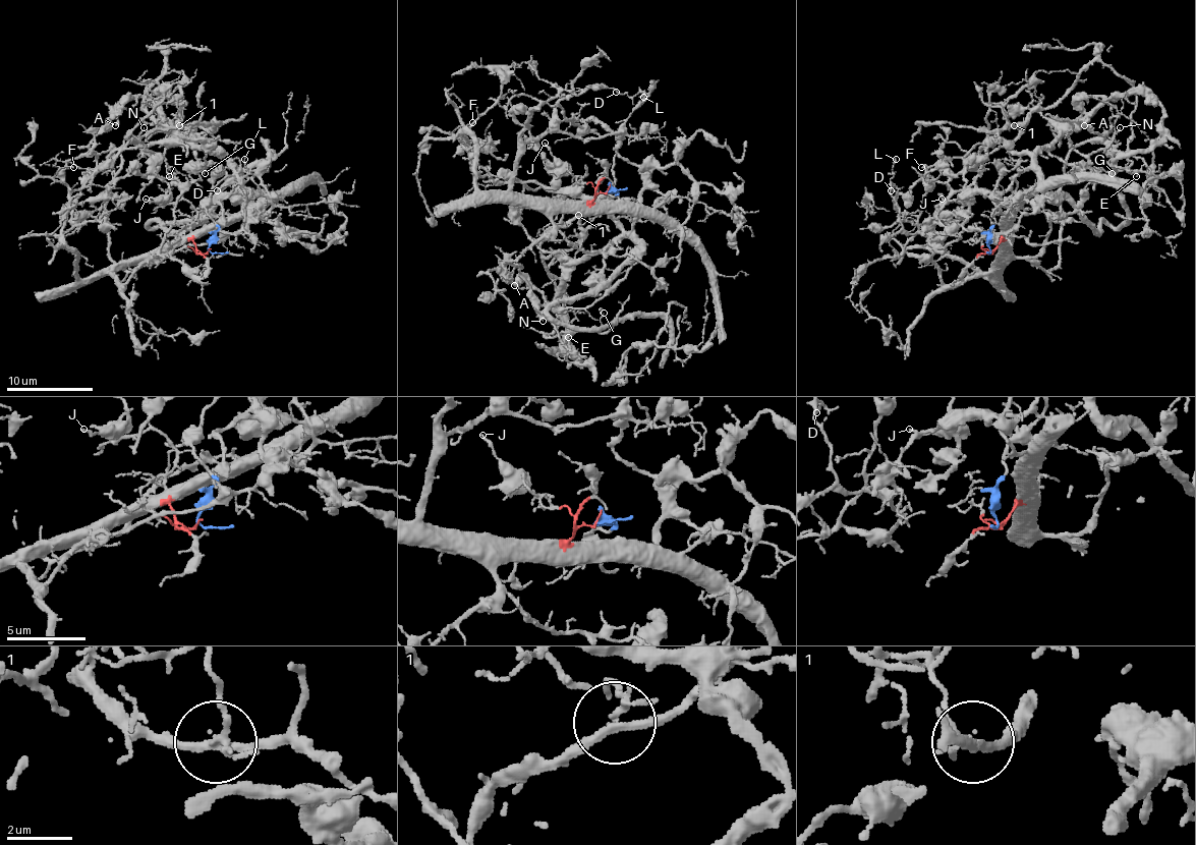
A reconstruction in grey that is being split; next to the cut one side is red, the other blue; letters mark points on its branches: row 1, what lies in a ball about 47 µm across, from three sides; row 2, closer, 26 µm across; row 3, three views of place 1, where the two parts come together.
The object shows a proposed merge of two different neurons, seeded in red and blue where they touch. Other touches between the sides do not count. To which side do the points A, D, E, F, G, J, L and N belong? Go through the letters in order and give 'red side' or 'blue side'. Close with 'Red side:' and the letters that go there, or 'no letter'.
A: blue side
D: red side
E: red side
F: red side
G: blue side
J: blue side
L: red side
N: red side
Red side: D, E, F, L, N

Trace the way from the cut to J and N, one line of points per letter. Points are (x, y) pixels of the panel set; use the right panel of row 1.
J: (990, 249), (994, 215), (1031, 163), (1027, 154), (1001, 138), (992, 143), (966, 167), (964, 192), (943, 200)
N: (990, 251), (1001, 240), (1016, 258), (1050, 271), (1060, 258), (1066, 156), (1085, 141), (1109, 141), (1120, 128)

